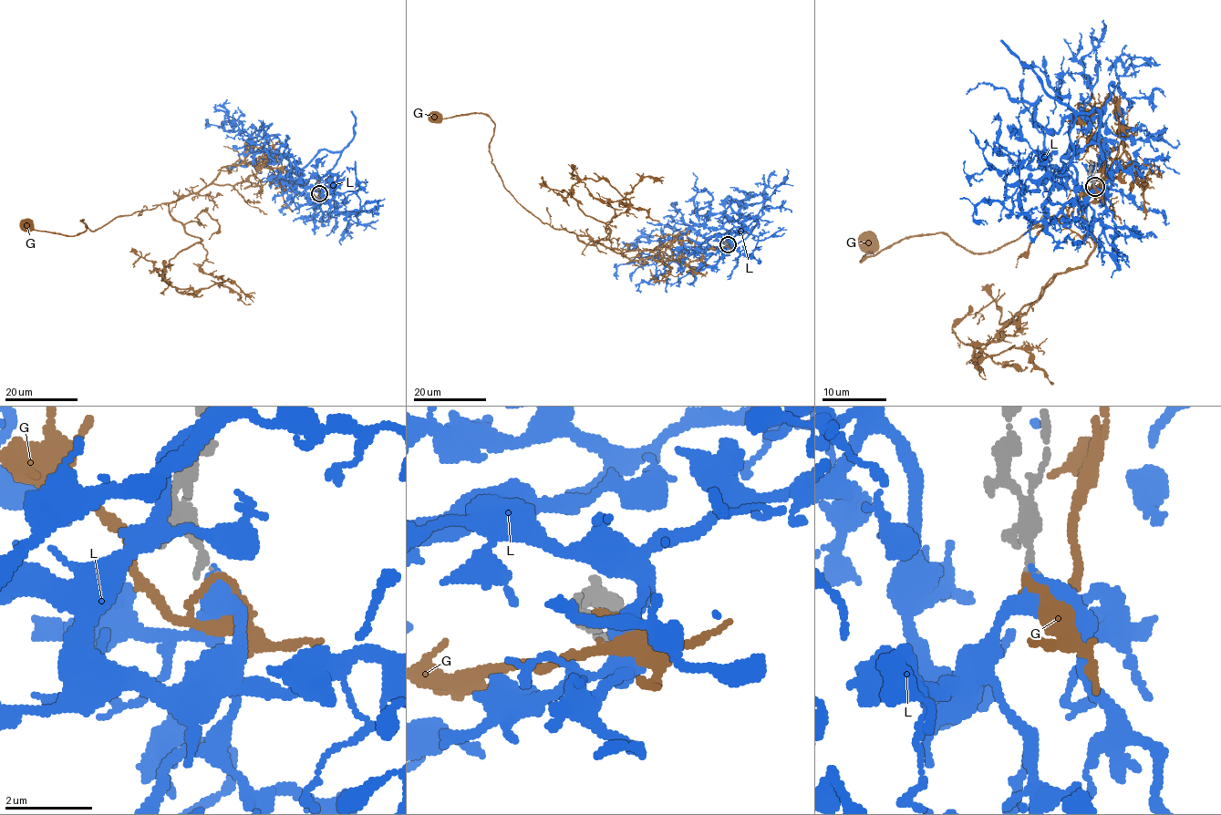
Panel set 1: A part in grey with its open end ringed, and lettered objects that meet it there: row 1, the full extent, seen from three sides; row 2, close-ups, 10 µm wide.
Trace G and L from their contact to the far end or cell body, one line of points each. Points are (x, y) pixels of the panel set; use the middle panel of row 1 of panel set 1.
G: (729, 243), (686, 264), (632, 261), (553, 229), (504, 186), (491, 162), (495, 124), (487, 115), (437, 116)
L: (729, 244), (718, 234), (748, 234), (728, 247), (704, 243), (667, 258), (636, 257), (615, 268), (617, 279)

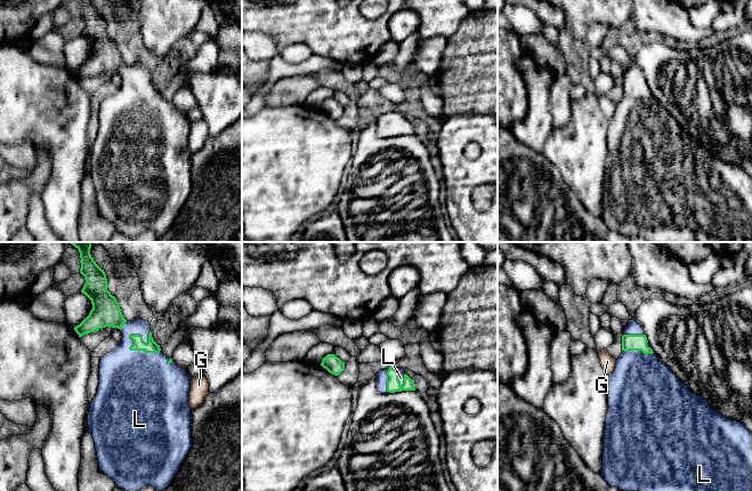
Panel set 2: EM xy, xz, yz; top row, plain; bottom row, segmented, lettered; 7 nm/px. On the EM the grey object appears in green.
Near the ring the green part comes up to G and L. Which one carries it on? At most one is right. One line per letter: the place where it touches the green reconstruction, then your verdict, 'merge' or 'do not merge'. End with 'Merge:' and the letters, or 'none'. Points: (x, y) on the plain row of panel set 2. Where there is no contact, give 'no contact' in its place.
G: no contact; do not merge
L: contact xy (139, 94); merge
Merge: L

